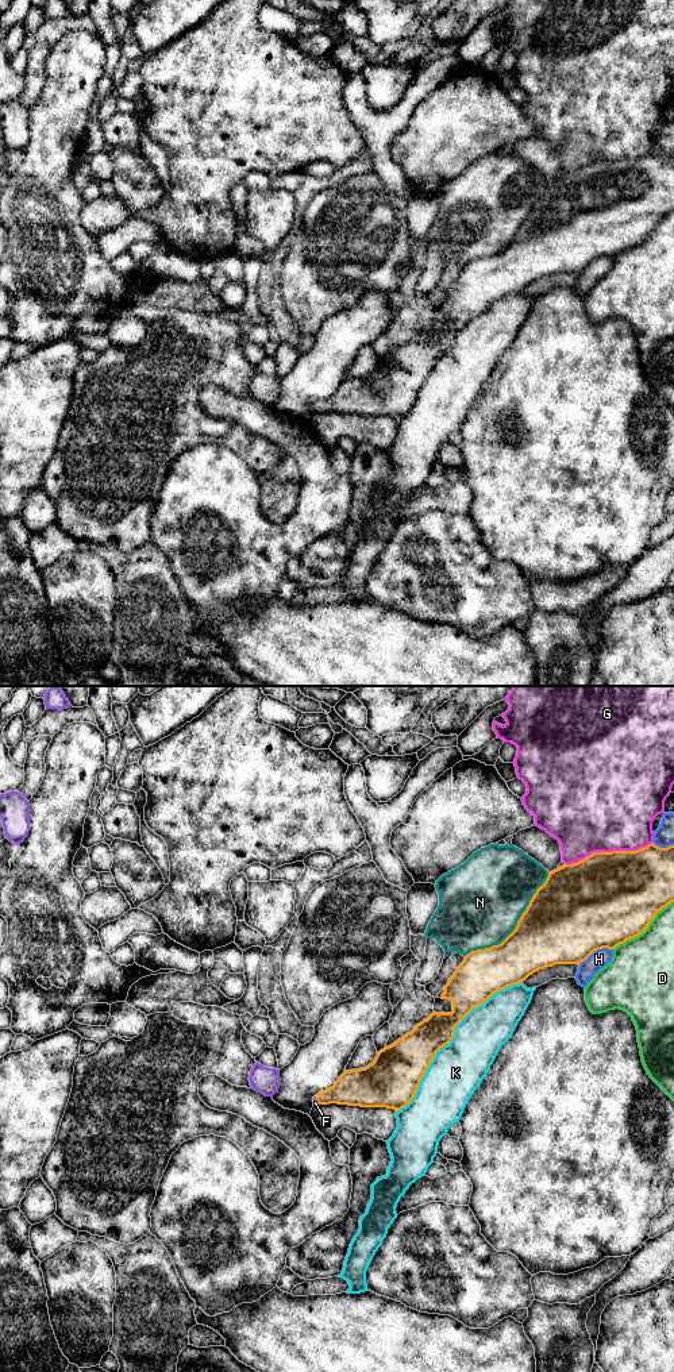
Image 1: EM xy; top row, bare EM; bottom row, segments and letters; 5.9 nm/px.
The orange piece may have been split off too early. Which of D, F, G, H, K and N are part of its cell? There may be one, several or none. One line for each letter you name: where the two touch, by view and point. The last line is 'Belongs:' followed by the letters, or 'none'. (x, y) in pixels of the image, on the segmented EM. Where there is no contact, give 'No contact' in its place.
F: Touches orange at xy (316, 1101)
Belongs: F

